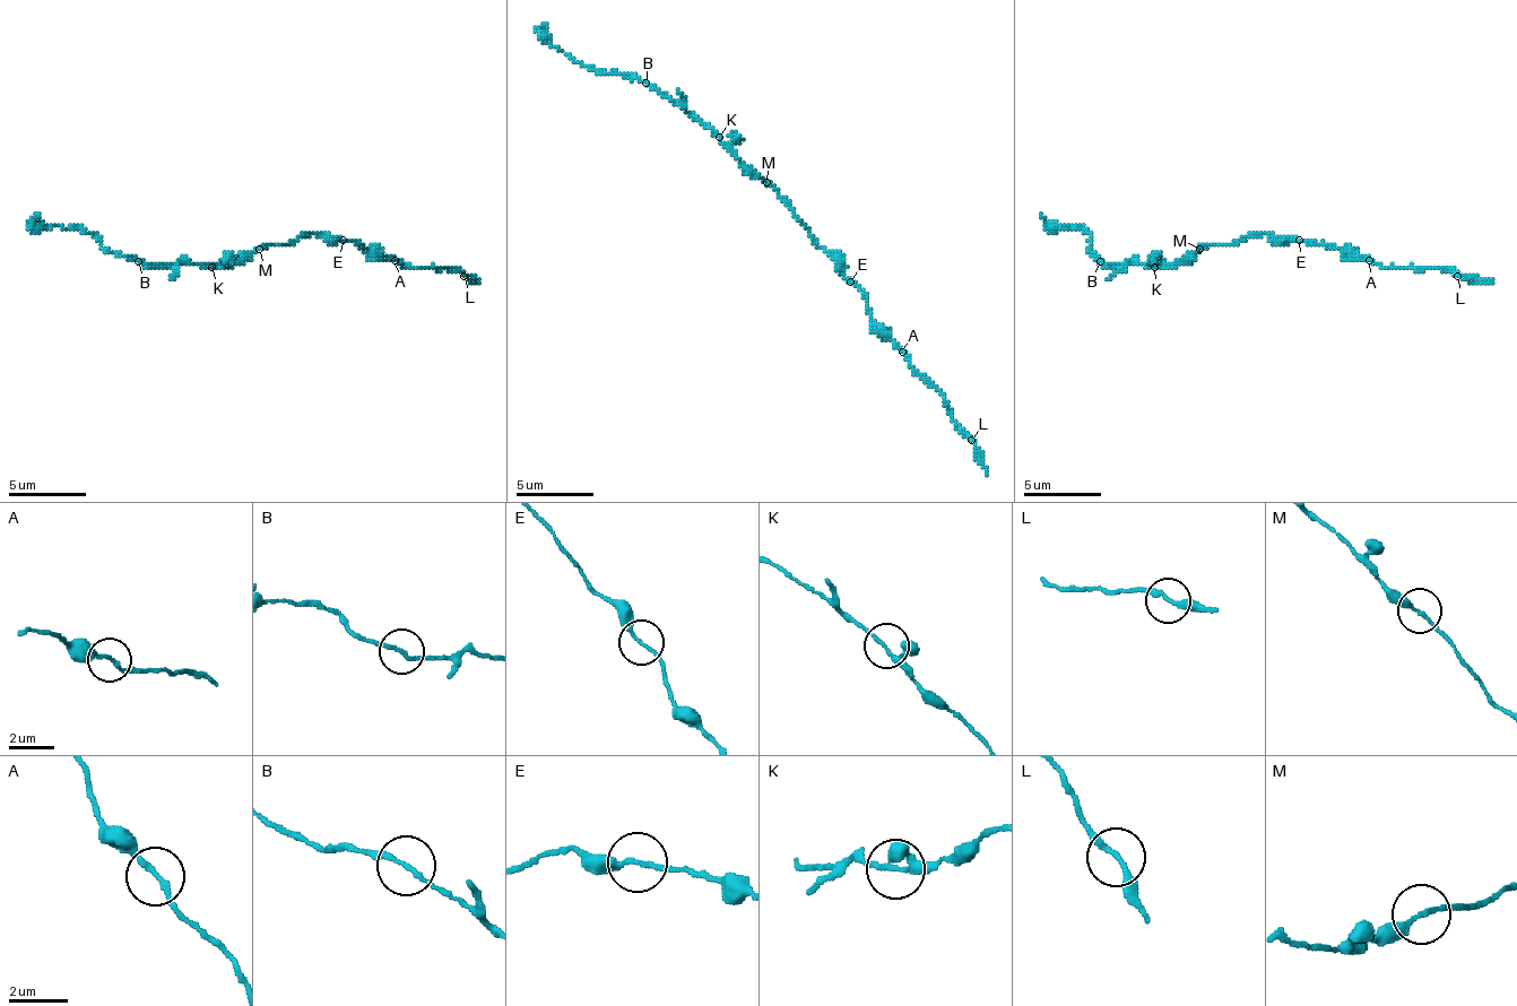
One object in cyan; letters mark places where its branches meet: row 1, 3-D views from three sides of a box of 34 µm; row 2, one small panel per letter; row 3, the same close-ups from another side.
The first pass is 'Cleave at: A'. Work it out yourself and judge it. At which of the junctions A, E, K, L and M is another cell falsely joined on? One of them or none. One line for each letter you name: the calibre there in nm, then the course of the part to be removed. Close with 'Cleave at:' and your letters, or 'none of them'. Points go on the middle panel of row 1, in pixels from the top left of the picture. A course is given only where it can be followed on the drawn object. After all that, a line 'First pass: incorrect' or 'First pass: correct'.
Cleave at: none of them
First pass: incorrect

